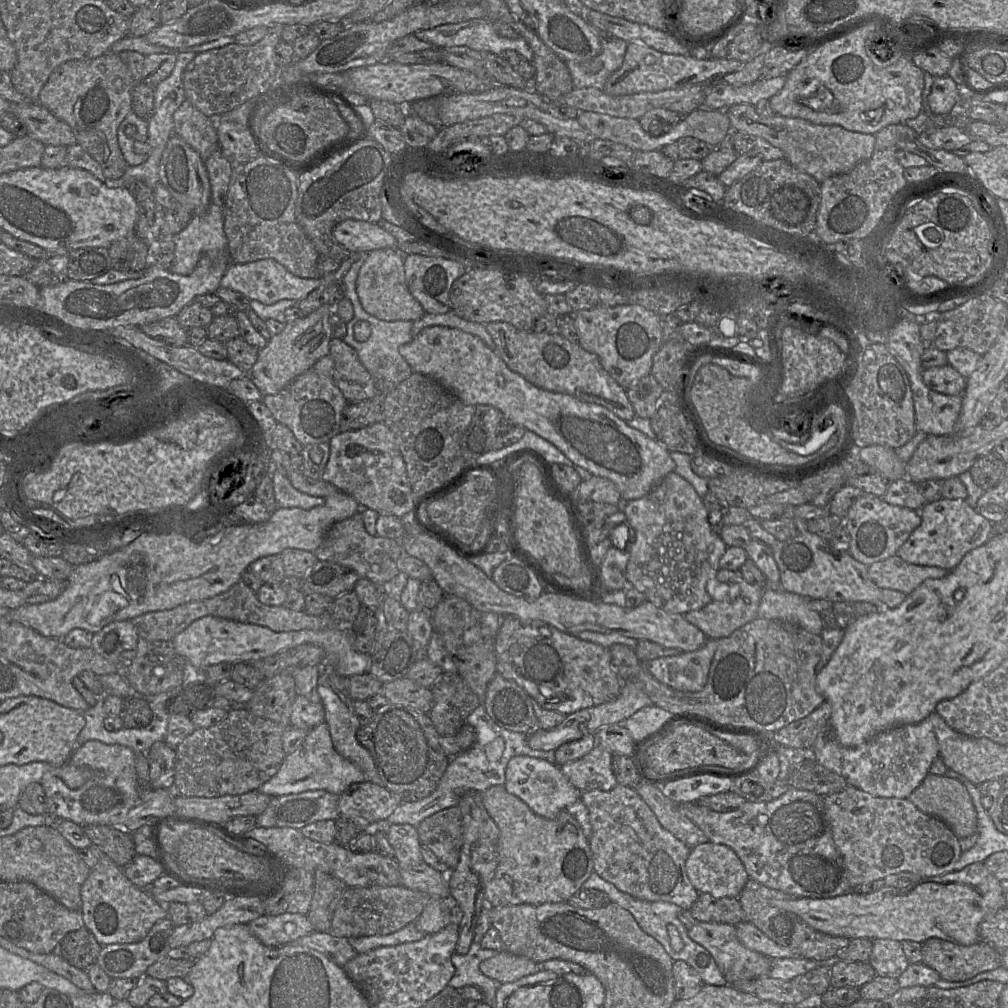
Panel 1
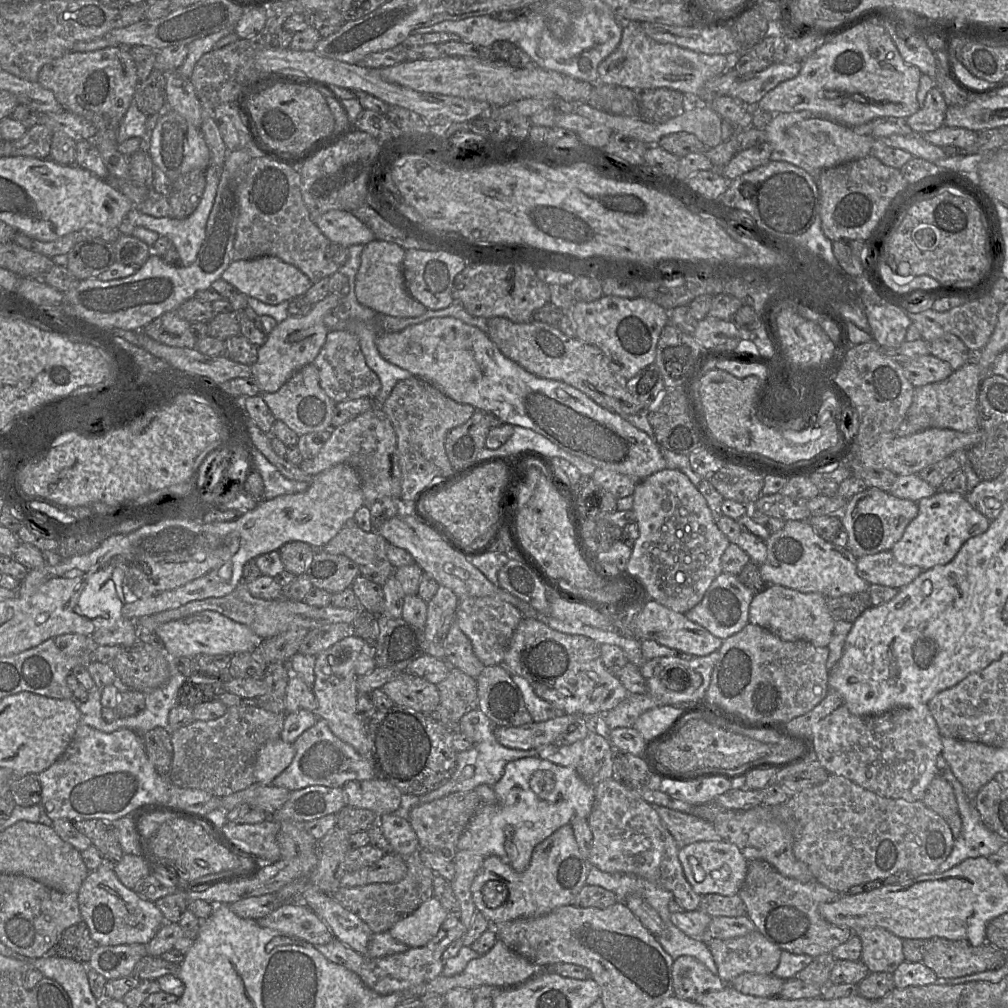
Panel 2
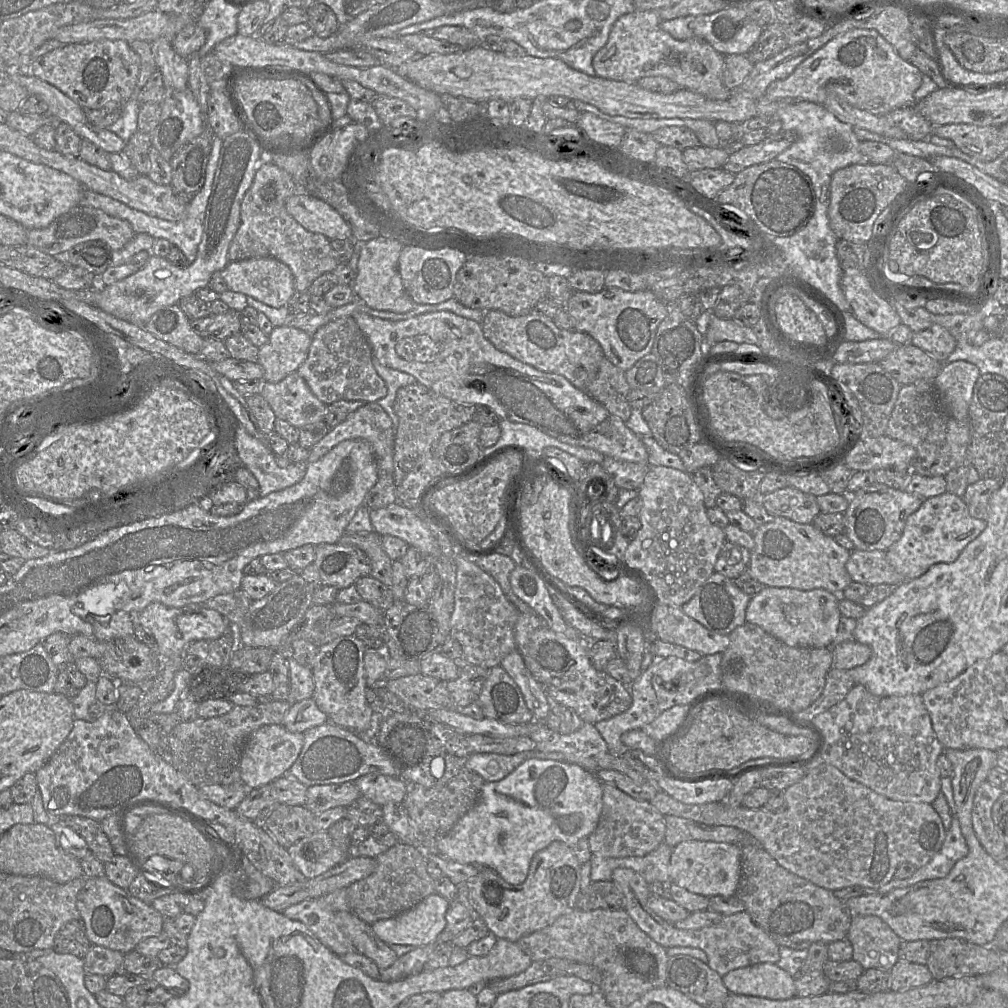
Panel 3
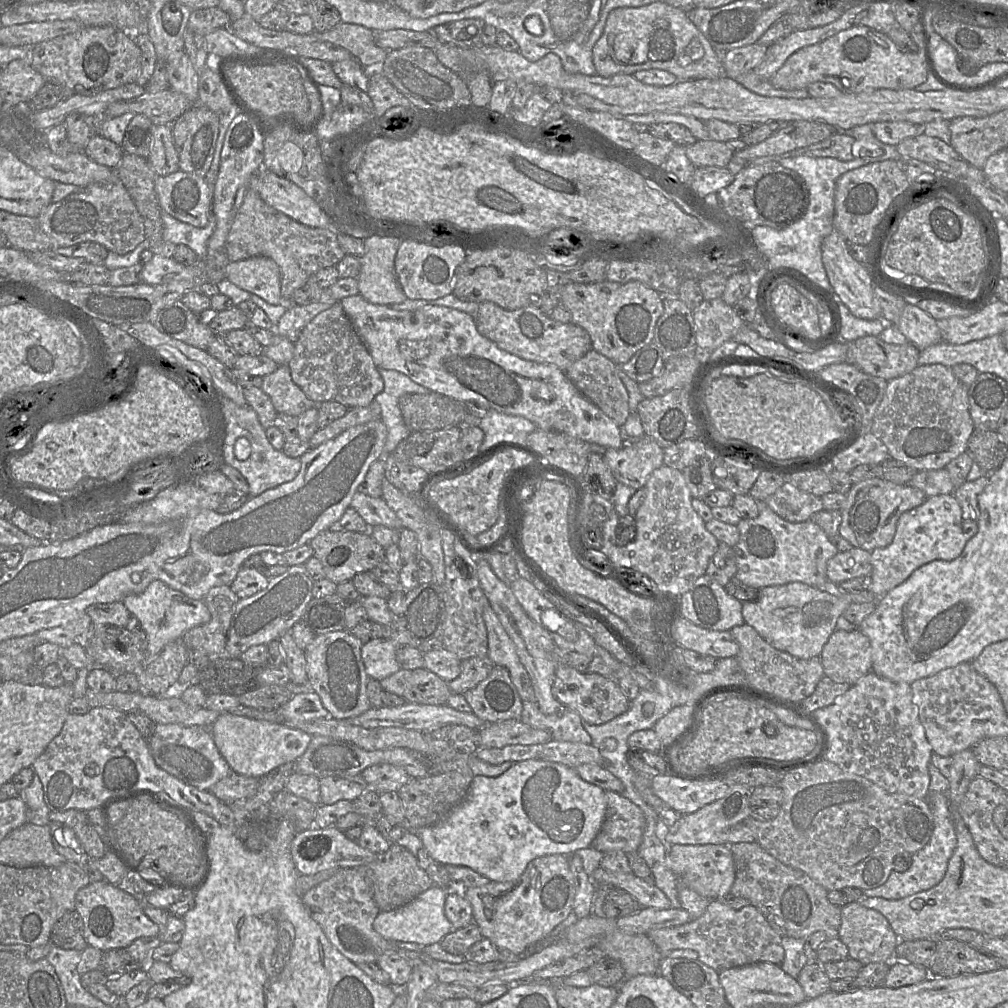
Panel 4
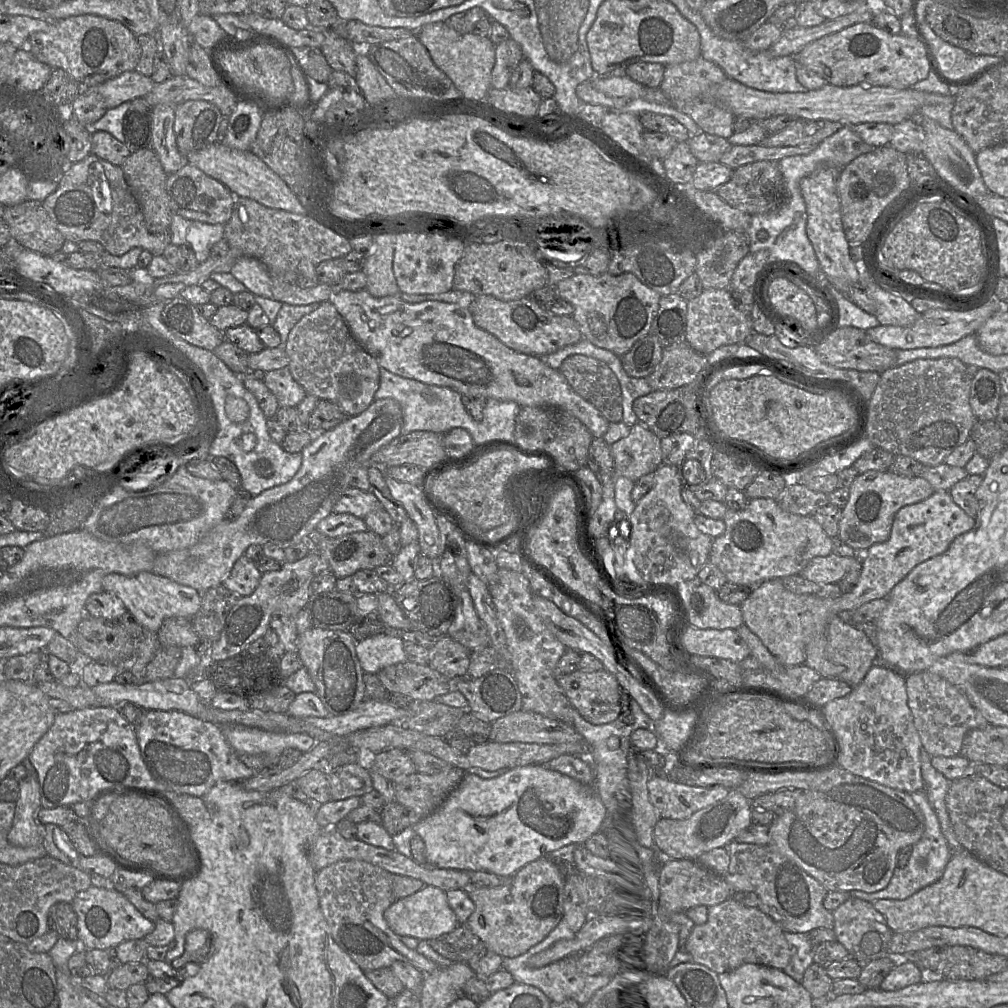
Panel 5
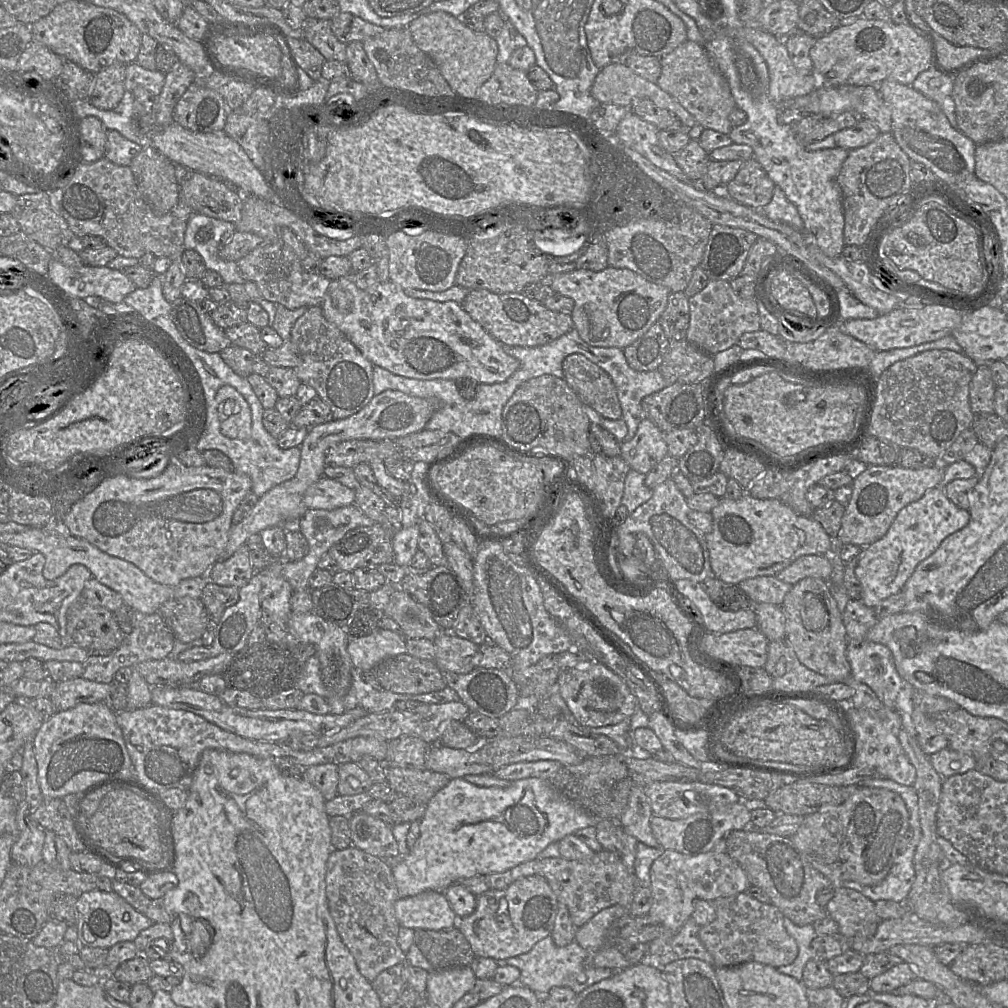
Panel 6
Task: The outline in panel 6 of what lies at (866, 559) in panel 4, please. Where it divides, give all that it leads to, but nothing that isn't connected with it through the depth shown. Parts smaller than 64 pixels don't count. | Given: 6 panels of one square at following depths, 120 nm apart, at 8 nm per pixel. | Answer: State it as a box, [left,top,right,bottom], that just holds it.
[776,555,832,585]

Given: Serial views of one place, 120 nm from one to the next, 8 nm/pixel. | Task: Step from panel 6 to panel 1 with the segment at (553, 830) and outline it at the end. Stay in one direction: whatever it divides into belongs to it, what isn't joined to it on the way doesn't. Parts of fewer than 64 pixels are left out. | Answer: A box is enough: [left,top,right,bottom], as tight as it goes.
[504,755,583,819]

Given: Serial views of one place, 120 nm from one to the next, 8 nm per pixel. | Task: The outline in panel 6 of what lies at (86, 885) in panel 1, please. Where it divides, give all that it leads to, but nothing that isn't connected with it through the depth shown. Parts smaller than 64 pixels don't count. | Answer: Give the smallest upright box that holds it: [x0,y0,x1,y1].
[76,889,154,949]

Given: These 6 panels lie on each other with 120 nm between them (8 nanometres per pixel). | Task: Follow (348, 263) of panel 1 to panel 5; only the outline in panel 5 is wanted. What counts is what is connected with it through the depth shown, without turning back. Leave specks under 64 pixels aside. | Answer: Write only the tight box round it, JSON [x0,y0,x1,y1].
[230,256,273,299]

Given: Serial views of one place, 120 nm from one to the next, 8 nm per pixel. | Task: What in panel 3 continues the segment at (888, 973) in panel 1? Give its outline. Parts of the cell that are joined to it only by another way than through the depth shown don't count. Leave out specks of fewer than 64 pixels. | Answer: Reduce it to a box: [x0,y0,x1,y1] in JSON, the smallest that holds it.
[846,916,902,971]

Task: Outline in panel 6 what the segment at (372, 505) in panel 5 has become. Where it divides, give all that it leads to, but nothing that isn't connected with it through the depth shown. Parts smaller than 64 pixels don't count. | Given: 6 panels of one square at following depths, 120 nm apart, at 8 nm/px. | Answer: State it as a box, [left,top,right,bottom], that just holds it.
[303,477,355,510]

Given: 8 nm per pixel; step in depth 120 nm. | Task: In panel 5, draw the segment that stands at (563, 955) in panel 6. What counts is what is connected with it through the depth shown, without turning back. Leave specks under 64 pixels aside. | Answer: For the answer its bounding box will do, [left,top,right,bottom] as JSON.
[502,919,615,1006]

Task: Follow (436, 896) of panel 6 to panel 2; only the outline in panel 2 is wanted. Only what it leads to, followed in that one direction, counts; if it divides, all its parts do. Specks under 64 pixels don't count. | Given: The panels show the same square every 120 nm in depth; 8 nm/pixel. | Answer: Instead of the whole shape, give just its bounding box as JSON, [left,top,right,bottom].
[388,897,448,948]

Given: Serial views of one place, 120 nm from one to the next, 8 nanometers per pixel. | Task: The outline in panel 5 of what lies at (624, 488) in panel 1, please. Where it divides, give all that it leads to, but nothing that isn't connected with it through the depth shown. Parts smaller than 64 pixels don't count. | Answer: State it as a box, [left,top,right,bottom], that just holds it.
[329,289,609,438]

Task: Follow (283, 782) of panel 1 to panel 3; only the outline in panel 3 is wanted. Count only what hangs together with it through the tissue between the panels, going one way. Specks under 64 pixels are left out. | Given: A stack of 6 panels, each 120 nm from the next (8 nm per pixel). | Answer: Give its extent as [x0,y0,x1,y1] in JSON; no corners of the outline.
[286,721,399,787]

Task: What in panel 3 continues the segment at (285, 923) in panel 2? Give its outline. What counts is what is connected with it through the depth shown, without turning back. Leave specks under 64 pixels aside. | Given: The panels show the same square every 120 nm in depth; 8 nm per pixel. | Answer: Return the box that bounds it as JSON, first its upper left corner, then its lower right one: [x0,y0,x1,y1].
[282,888,357,956]

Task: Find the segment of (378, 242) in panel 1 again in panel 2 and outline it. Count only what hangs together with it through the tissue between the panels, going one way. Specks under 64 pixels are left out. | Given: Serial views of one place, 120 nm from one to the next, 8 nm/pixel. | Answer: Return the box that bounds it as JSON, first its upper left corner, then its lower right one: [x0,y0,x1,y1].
[314,210,376,247]

